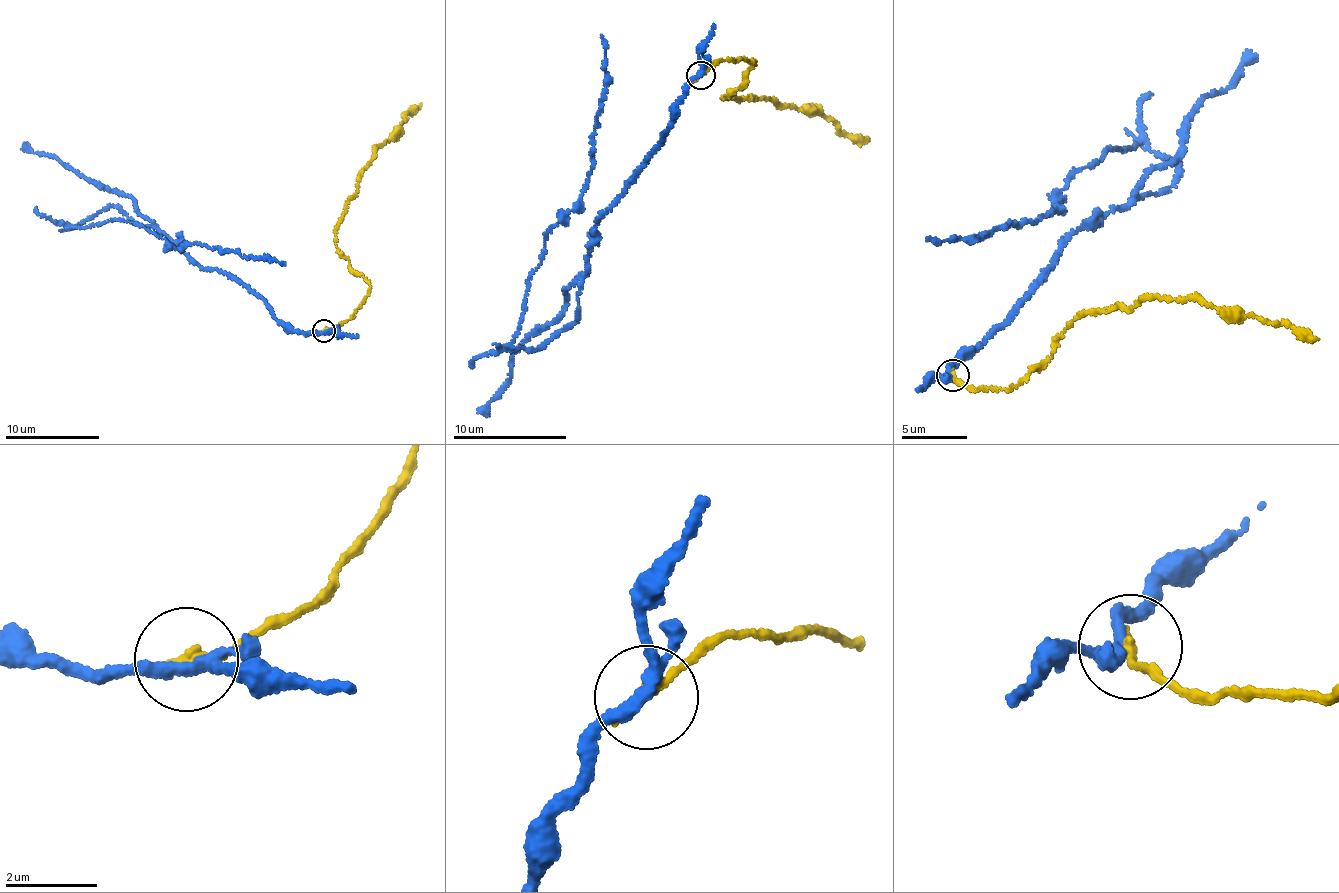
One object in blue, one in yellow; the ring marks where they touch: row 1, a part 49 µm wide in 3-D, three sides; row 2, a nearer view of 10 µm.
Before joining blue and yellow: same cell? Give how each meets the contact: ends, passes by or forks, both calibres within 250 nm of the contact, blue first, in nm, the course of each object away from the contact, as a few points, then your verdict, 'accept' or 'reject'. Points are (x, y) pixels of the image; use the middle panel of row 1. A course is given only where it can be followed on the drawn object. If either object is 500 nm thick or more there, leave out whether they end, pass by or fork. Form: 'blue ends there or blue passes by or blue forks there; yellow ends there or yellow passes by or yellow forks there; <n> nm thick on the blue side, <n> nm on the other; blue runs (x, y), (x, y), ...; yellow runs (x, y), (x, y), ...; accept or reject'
blue forks there; yellow ends there; 240 nm thick on the blue side, 240 nm on the other; blue runs (700, 75), (663, 144), (595, 226), (580, 319), (527, 351), (512, 340), (529, 277), (594, 157), (601, 35); yellow runs (700, 75), (731, 58), (754, 62), (747, 84), (722, 96), (811, 107), (869, 140); reject

